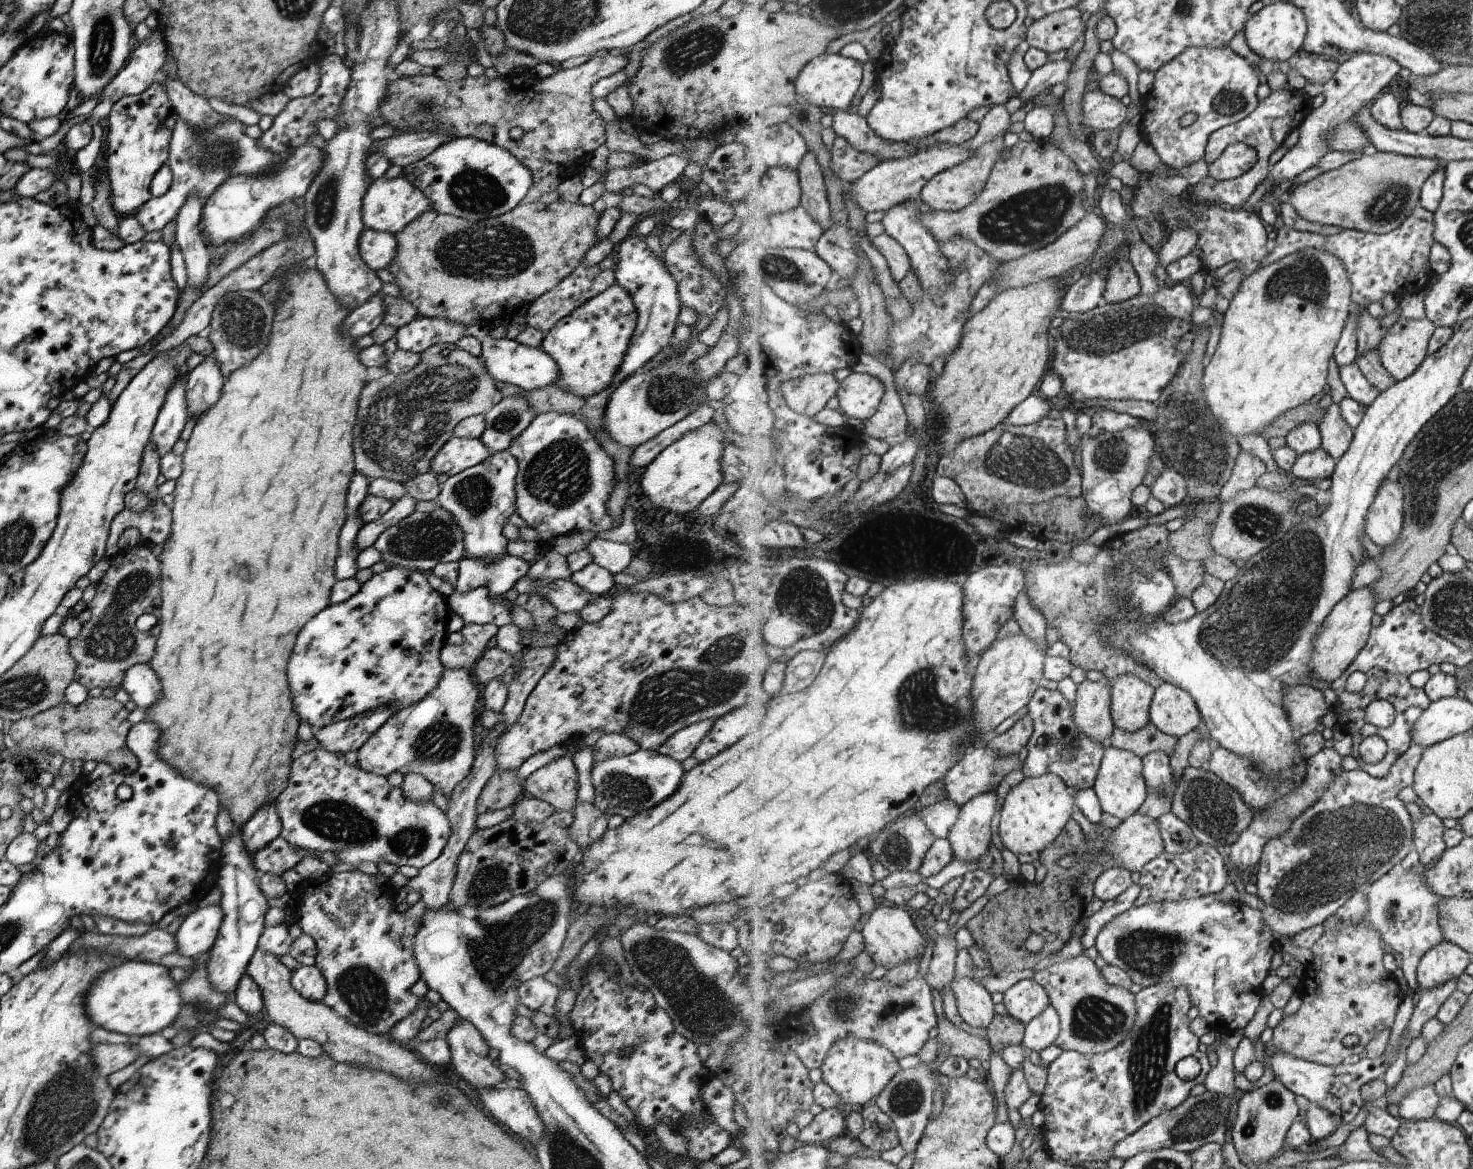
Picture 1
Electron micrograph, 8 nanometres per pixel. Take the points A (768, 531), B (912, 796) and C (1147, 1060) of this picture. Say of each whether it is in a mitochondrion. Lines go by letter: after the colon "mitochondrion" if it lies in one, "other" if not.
A: other
B: other
C: mitochondrion

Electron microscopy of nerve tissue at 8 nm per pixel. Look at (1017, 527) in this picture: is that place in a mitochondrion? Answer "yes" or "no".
no

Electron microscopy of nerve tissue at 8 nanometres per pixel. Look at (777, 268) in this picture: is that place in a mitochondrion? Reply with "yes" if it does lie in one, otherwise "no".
yes

